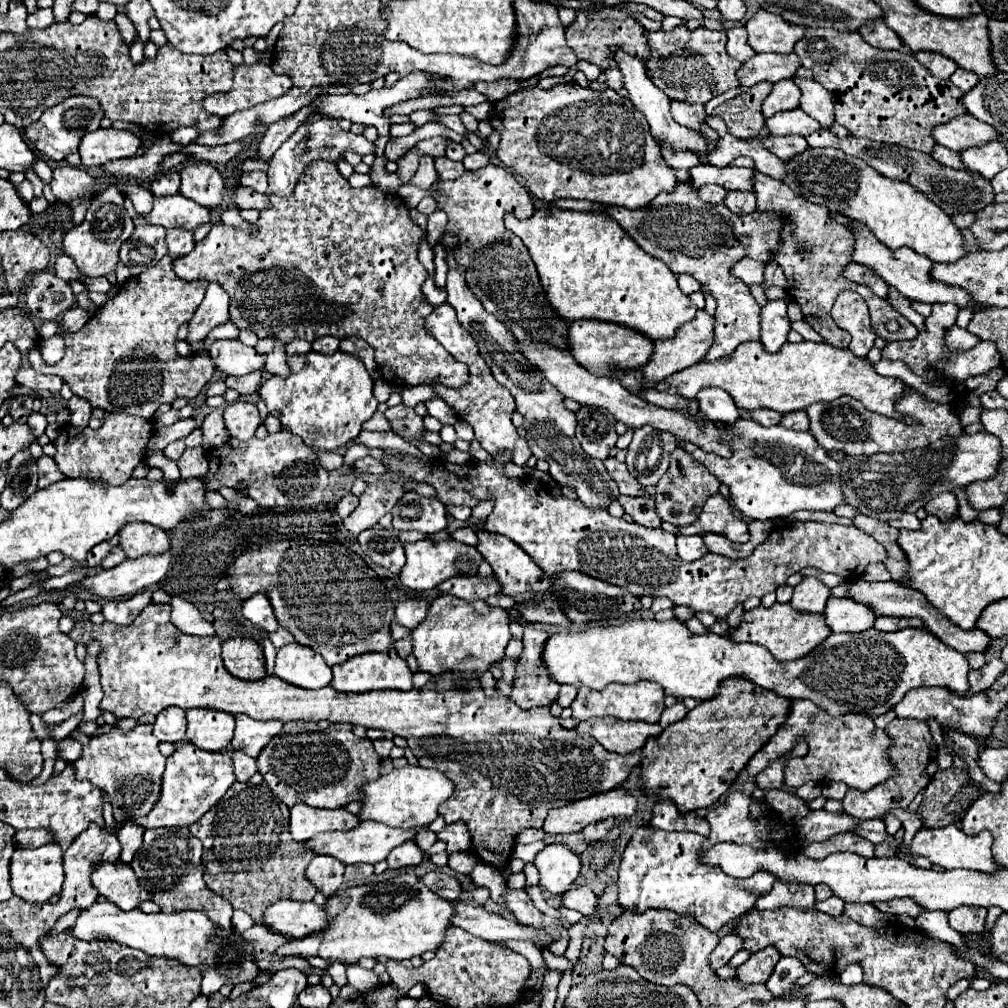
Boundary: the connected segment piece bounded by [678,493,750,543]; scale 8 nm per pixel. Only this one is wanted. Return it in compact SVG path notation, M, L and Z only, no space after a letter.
M716 493L706 501L696 523L688 527L678 527L680 535L698 535L704 531L716 531L720 535L726 535L734 543L744 543L750 537L748 523L742 517L734 515L730 501L722 493Z

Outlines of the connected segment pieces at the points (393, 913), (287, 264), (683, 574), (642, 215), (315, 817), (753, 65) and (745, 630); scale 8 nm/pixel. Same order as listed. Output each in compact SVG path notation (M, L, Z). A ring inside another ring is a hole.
M412 873L370 885L348 887L346 891L340 889L324 903L330 925L308 937L292 939L278 949L278 955L318 955L344 965L352 965L362 957L388 957L396 961L412 959L414 955L436 951L440 943L444 943L446 931L452 927L456 903L458 901L440 899Z
M316 161L312 163L306 173L300 177L294 195L290 199L282 199L276 195L270 195L272 207L260 213L260 219L256 223L256 235L252 237L246 231L228 227L224 223L214 225L212 231L194 245L194 249L180 257L174 259L174 271L180 279L192 281L192 279L206 279L206 281L218 281L222 283L222 287L228 291L230 295L230 319L238 325L238 329L252 329L260 339L262 337L274 337L280 339L284 343L300 337L306 341L314 341L316 337L322 335L332 335L336 339L344 339L344 337L362 337L370 343L370 347L374 349L374 359L382 371L382 377L392 383L394 387L414 387L414 385L442 385L442 387L452 387L452 389L460 389L468 383L468 367L460 361L456 361L440 343L436 343L436 339L432 339L432 335L428 335L428 329L424 327L426 317L434 311L434 307L426 301L424 293L422 293L422 283L426 279L426 269L420 265L416 251L418 251L418 241L422 239L422 231L420 227L410 219L408 215L408 207L404 207L404 201L398 195L392 193L384 193L376 187L364 187L364 189L354 189L350 187L350 183L340 175L340 171L336 169L336 163L328 163L328 161Z
M508 451L496 453L492 463L472 461L472 465L452 465L448 461L438 461L440 465L434 465L434 469L418 463L406 453L404 457L404 463L396 459L384 459L384 463L388 469L402 471L414 481L434 485L436 497L442 503L474 507L482 499L494 497L494 511L488 515L486 531L506 535L518 543L546 573L566 569L582 571L590 577L624 587L636 597L668 597L674 605L686 605L692 611L712 613L718 621L726 619L728 613L748 597L754 595L762 599L764 595L776 591L778 585L784 585L792 573L798 573L804 567L814 567L824 573L840 575L846 581L856 581L870 563L884 561L886 555L884 547L876 543L876 539L854 525L846 527L812 521L774 529L772 535L760 547L756 547L750 557L728 559L726 555L706 553L700 561L686 563L676 553L674 535L664 529L640 527L634 521L628 523L612 517L606 509L592 511L578 499L568 499L564 495L554 499L548 495L546 485L538 485L528 479L512 481L504 477L502 465L510 461Z
M678 183L676 191L672 193L660 193L654 203L646 205L644 209L626 209L626 207L608 207L608 215L616 219L626 233L652 257L664 261L676 275L680 273L690 273L698 279L700 285L704 285L718 301L716 307L716 327L714 327L714 345L706 353L706 359L720 359L730 355L740 343L744 341L754 341L760 339L760 305L756 299L750 295L750 289L740 281L730 275L730 267L744 259L752 257L758 261L772 261L772 255L776 253L778 247L778 233L784 225L784 221L774 215L774 213L760 213L754 211L750 215L734 215L728 211L726 205L710 205L698 199L696 189L690 189L688 183Z
M296 803L290 809L290 833L294 841L308 841L318 833L352 829L360 823L360 817L348 809L316 809L306 803Z
M758 53L750 61L746 61L740 71L736 71L740 85L752 87L758 81L780 81L790 79L800 67L800 59L792 55L776 55L776 53Z
M774 603L772 607L756 607L752 611L746 611L742 617L742 623L738 629L730 631L730 639L738 643L760 643L764 645L778 661L790 661L790 659L802 659L810 651L818 647L820 641L824 641L830 635L830 627L824 623L824 615L808 615L806 611L796 611L790 607L790 603Z

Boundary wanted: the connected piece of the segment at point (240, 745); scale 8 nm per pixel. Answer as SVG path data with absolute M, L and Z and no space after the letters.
M236 715L236 731L232 737L232 749L244 749L256 759L260 749L282 731L280 721L256 721L248 715Z

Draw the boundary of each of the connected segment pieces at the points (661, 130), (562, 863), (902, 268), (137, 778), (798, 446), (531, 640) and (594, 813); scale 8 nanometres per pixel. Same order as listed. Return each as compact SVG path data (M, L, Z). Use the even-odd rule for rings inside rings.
M614 49L616 55L614 59L618 61L618 67L624 75L624 87L626 91L630 93L630 101L636 105L638 111L644 113L648 125L650 125L650 133L654 135L654 139L668 147L668 149L674 149L674 151L690 151L690 153L696 153L696 155L706 155L708 153L708 141L698 133L698 131L692 131L690 127L680 127L672 115L670 115L670 99L668 95L664 95L664 91L660 91L650 79L648 79L648 73L644 71L644 63L636 57L630 57L626 53L622 53L620 49Z
M548 843L538 851L534 865L540 871L540 885L556 895L568 891L582 867L578 853L564 843Z
M856 221L854 225L856 225L856 231L854 231L856 249L854 249L852 259L856 263L862 263L862 265L868 265L870 269L874 269L888 285L894 285L904 297L914 299L914 301L922 301L922 303L930 303L930 305L932 303L954 303L958 309L970 309L972 313L986 309L984 305L974 303L974 299L968 295L968 291L962 291L962 287L952 287L948 283L938 283L936 279L932 279L930 269L932 269L934 261L930 261L928 257L924 257L908 247L902 247L900 251L890 251L862 223Z
M136 725L132 731L112 729L100 737L92 737L84 745L80 759L76 759L76 777L88 779L110 795L114 807L114 819L124 823L146 815L160 795L160 777L166 757L158 749L158 739L152 733L152 725Z
M740 417L734 425L728 425L728 429L730 433L724 441L734 449L734 455L730 459L724 459L716 453L706 453L692 443L682 443L682 447L692 453L696 461L704 463L708 471L718 477L718 481L728 485L734 507L746 519L766 521L774 517L788 517L802 509L834 511L838 505L844 505L844 493L840 491L838 475L842 465L834 461L808 431L798 433L780 425L760 427L756 421L744 417ZM752 439L760 439L760 447L762 439L774 441L766 441L766 449L756 449L758 445L754 445ZM778 439L784 439L784 447L778 443Z
M524 623L524 651L510 693L510 699L522 709L550 705L560 691L560 685L552 681L544 669L540 669L544 639L548 639L548 631L536 627L534 623Z
M616 787L616 791L606 791L602 795L592 795L588 799L578 799L560 809L552 809L544 821L546 833L578 833L586 825L604 819L626 819L636 811L636 797Z

